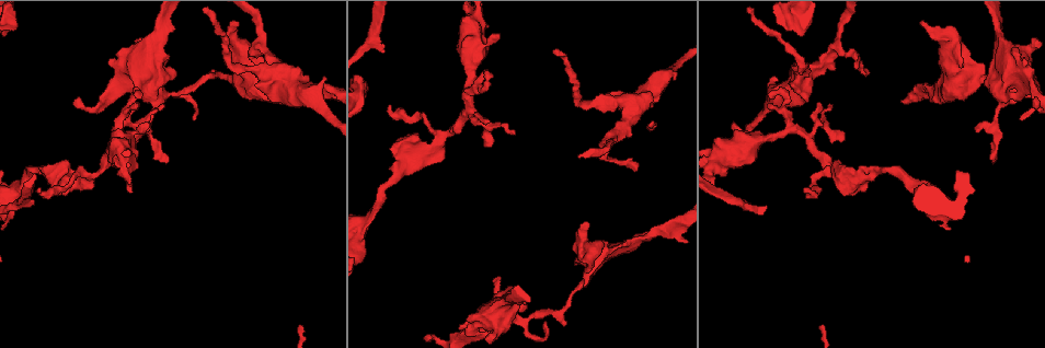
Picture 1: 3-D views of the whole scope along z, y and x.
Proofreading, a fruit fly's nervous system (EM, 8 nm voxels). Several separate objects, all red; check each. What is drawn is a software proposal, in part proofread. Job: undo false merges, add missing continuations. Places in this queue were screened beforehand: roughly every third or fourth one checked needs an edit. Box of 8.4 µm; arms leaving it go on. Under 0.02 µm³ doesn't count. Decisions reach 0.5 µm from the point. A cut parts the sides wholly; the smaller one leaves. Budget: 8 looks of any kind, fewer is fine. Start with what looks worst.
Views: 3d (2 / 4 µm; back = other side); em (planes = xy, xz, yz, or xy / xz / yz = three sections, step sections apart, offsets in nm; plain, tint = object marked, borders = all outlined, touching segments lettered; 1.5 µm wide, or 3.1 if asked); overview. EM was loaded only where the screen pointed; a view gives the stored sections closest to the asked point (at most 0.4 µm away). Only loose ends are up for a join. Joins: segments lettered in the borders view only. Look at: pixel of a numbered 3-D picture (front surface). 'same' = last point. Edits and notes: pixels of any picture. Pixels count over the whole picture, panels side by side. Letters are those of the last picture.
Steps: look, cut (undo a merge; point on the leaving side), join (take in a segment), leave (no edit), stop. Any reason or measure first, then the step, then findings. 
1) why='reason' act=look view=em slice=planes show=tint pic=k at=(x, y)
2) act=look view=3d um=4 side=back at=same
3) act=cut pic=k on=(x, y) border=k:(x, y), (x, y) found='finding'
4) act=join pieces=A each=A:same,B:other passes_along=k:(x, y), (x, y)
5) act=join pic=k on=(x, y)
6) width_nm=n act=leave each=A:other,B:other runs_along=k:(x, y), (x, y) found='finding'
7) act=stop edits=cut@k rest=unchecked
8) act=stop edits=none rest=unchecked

why='thin end' act=look view=em slice=yz step=4 show=tint pic=1 at=(634, 171)

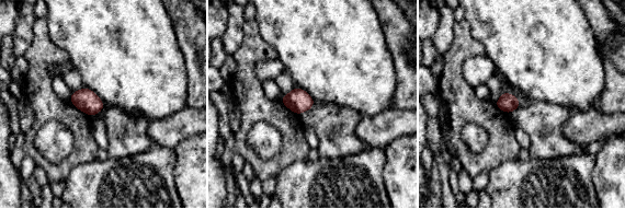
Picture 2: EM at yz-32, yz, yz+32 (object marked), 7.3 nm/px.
why='another direction' act=look view=em slice=planes show=borders at=same

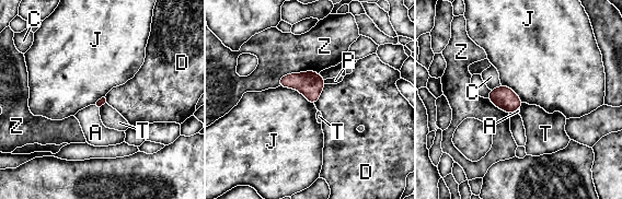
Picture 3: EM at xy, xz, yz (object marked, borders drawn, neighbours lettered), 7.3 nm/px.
act=leave each=A:other,C:other,D:other,J:other,P:other,T:other,Z:other border=3:(279, 85), (296, 89), (313, 104) found='none of them fits'

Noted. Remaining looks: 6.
act=look view=3d um=4 pic=1 at=(236, 81)

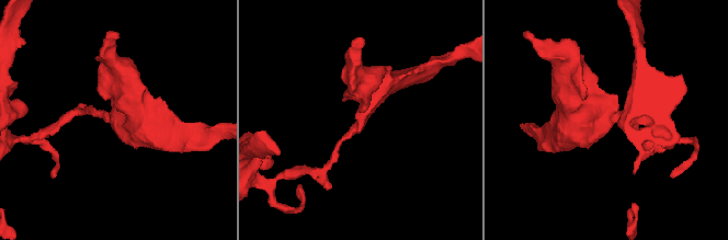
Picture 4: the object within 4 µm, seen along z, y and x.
act=look view=em slice=planes show=borders pic=4 at=(612, 121)

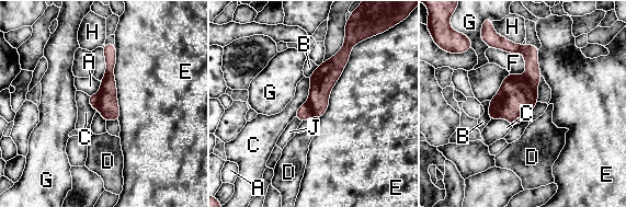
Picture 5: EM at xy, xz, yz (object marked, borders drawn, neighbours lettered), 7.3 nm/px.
width_nm=160 longest_contact=E:650nm act=cut pic=5 on=(109, 108) each=A:other,B:other,C:other,D:other,E:other,F:other,G:other,H:other,J:other found='two cells meet here'

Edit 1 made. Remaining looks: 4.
act=look view=overview

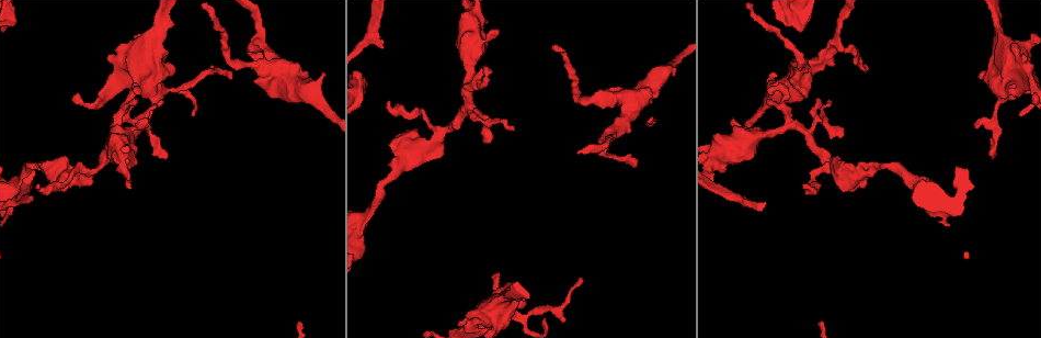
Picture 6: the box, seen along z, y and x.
why='tapers out' act=look view=3d um=2 pic=6 at=(497, 31)

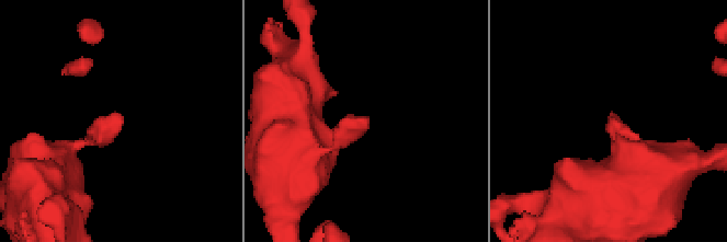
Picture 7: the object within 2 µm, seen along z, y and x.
act=look view=em slice=planes show=tint pic=7 at=(368, 120)

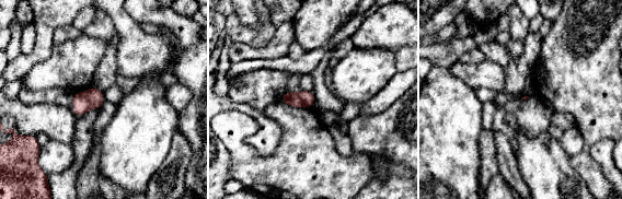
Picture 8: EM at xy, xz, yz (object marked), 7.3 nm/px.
why='what lies round it' act=look view=em slice=planes show=borders at=same

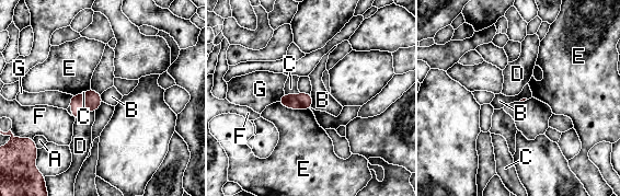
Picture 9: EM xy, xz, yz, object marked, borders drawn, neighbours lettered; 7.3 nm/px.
act=leave each=A:other,B:other,C:other,D:other,E:other,F:other,G:other found='no lettered segment goes on from it'

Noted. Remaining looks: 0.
act=stop edits=cut@5 rest=unchecked

